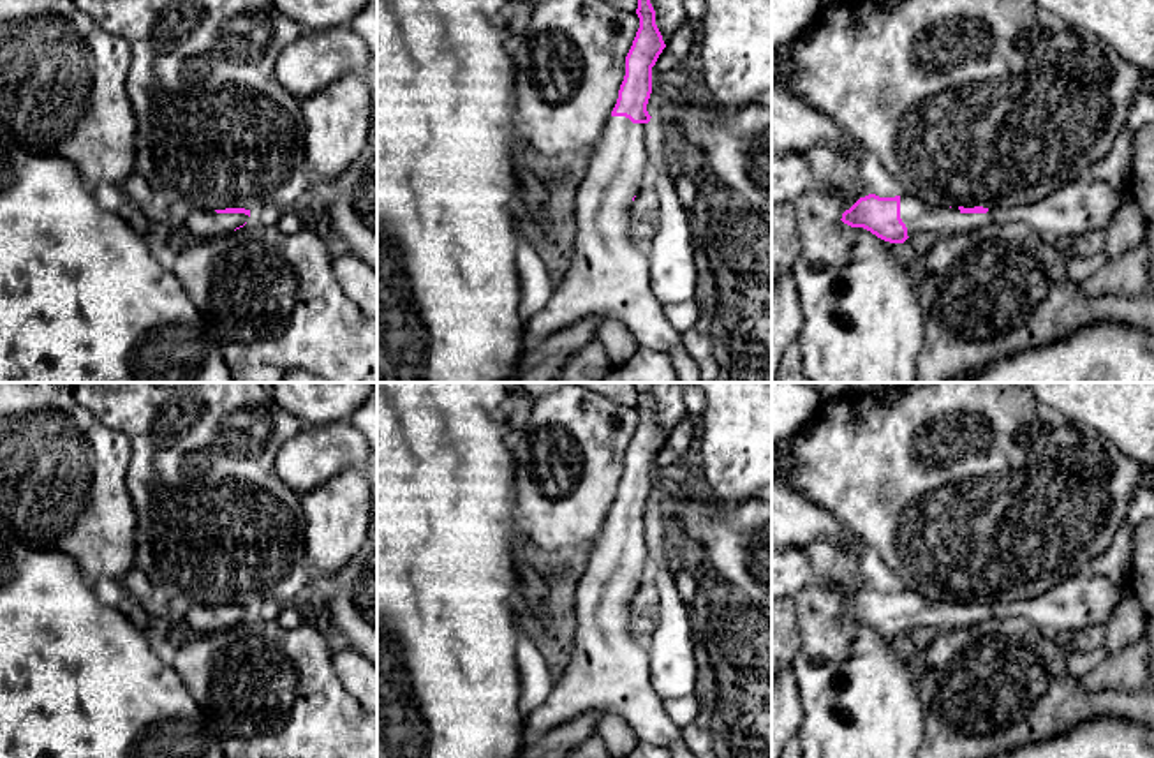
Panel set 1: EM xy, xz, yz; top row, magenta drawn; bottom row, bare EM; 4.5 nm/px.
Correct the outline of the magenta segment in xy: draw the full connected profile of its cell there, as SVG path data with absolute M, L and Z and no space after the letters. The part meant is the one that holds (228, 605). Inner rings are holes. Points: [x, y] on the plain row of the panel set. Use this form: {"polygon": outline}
{"polygon": "M187 603L178 608L178 622L187 635L208 635L243 622L248 613L250 605L245 603L226 603L215 606Z"}

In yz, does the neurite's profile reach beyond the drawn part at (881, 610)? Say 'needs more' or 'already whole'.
needs more

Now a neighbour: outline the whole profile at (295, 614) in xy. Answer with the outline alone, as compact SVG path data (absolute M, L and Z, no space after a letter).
M301 603L285 605L284 612L277 619L282 628L300 626L310 613L301 606Z

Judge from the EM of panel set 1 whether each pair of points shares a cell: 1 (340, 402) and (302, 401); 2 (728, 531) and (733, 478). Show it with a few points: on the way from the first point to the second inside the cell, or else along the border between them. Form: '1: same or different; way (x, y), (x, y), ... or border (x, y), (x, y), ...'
1: same; way (332, 401), (310, 401)
2: different; border (700, 485), (710, 497), (726, 505), (753, 497)

